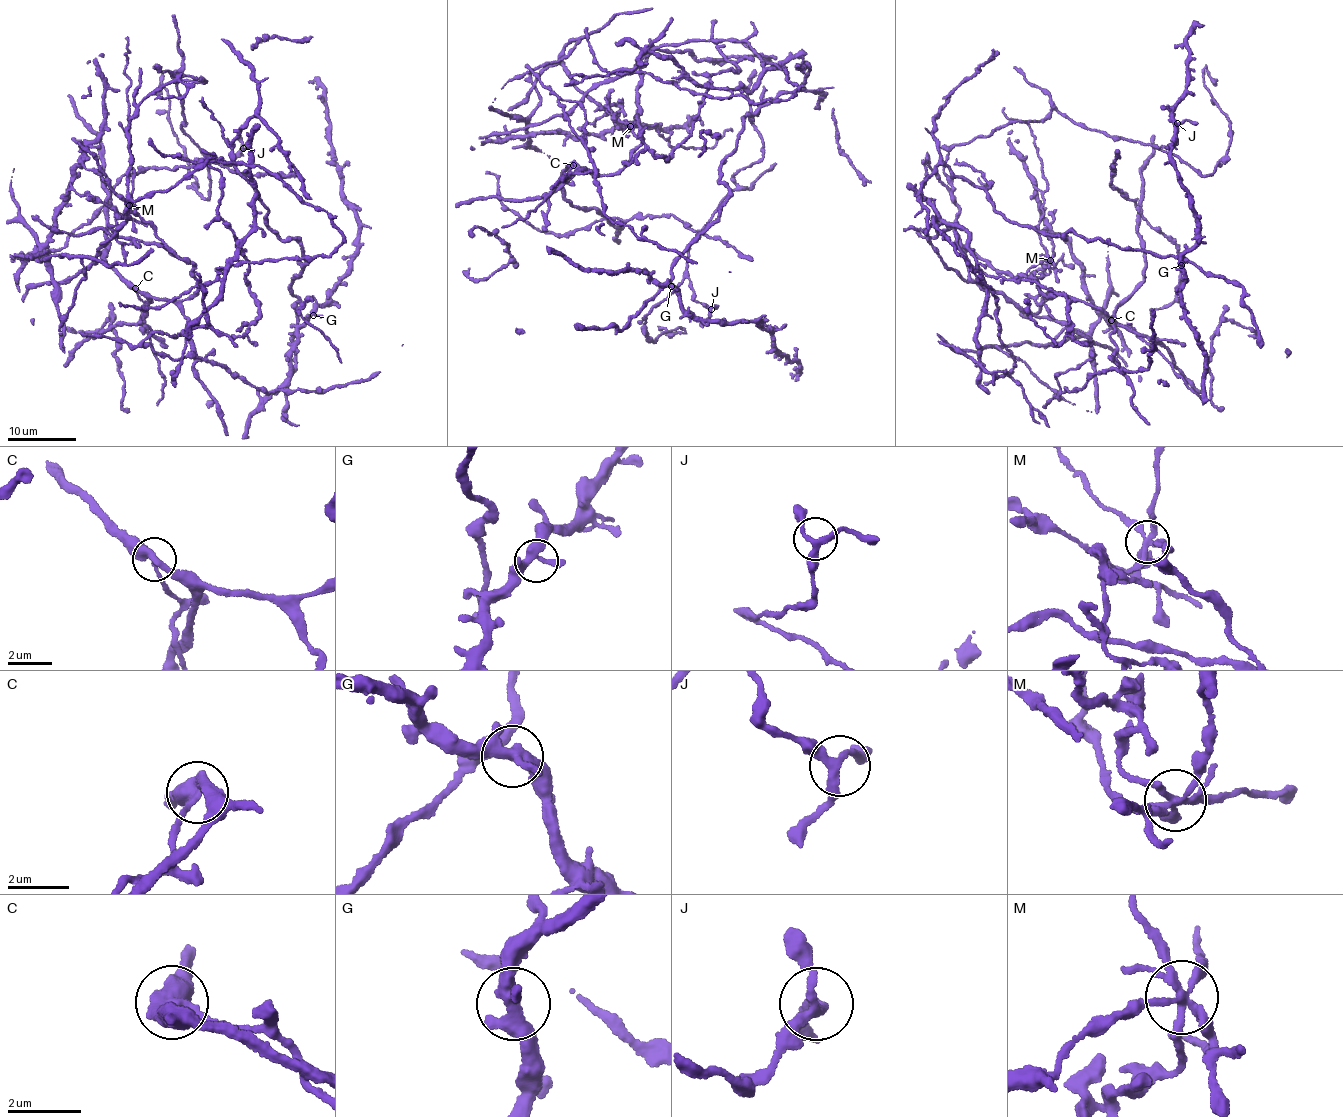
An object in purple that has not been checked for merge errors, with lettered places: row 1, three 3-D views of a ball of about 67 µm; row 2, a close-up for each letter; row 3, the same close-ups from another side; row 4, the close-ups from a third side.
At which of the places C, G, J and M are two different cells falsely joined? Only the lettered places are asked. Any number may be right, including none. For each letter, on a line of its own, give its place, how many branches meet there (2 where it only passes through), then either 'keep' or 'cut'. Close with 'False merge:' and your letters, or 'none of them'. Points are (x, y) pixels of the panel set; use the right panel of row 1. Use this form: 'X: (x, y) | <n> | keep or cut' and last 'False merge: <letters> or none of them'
C: (1111, 320) | 3 | cut
G: (1181, 265) | 3 | keep
J: (1177, 123) | 3 | keep
M: (1050, 260) | 6 | cut
False merge: C, M

